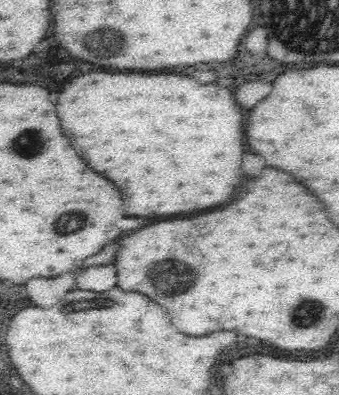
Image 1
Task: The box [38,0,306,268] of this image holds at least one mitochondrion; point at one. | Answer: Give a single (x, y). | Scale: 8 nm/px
(105, 44)

